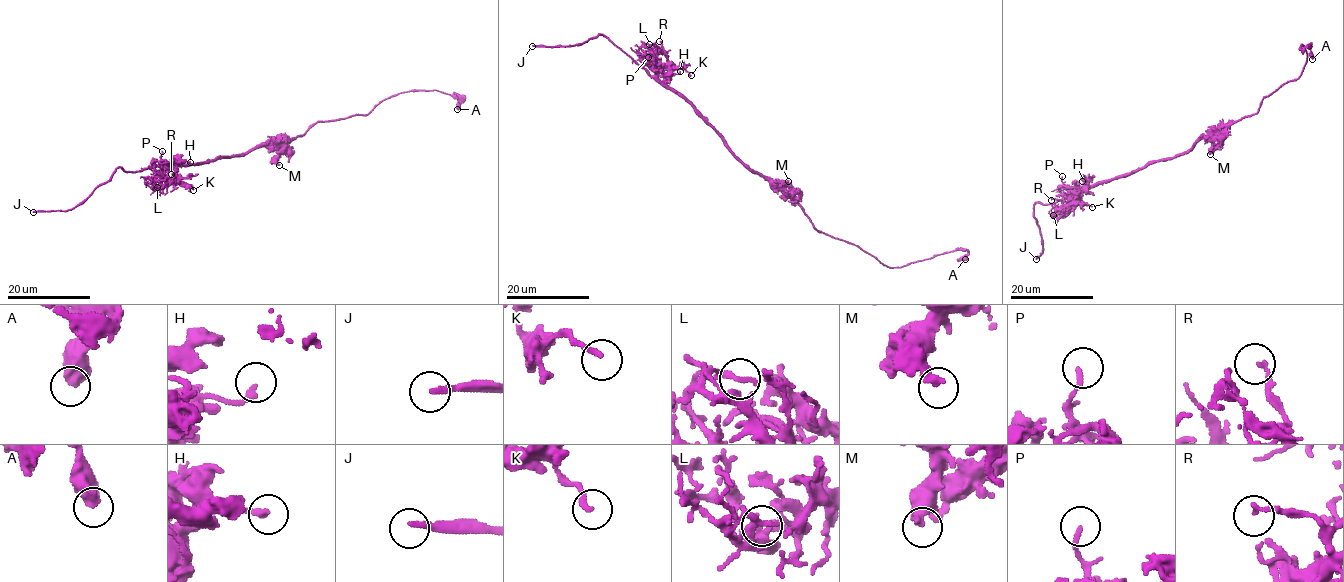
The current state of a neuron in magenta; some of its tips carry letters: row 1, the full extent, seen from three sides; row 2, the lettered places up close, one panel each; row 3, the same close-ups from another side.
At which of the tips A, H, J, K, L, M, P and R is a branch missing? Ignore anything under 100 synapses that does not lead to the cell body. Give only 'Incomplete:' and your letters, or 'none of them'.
Incomplete: J

